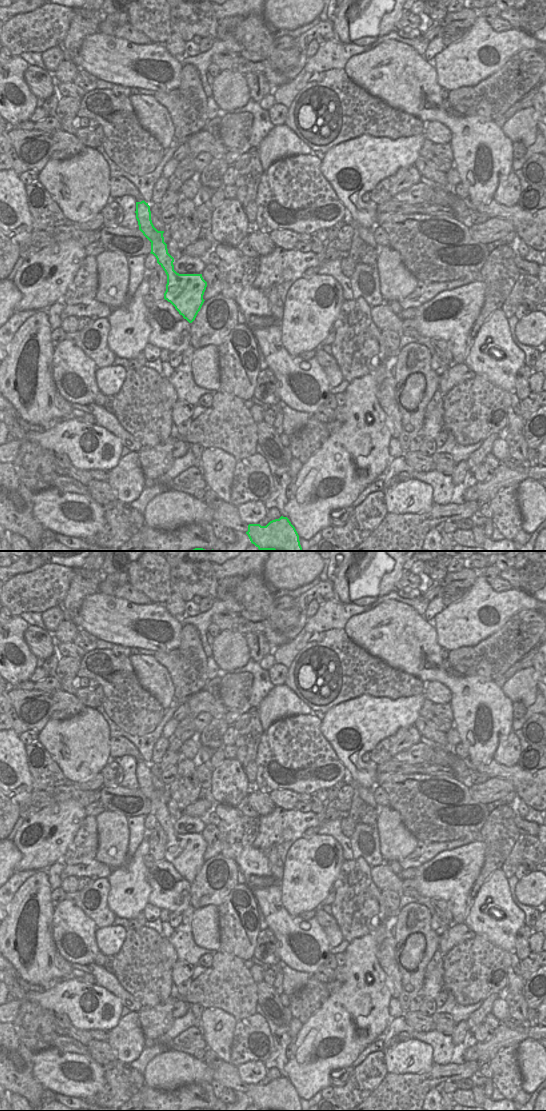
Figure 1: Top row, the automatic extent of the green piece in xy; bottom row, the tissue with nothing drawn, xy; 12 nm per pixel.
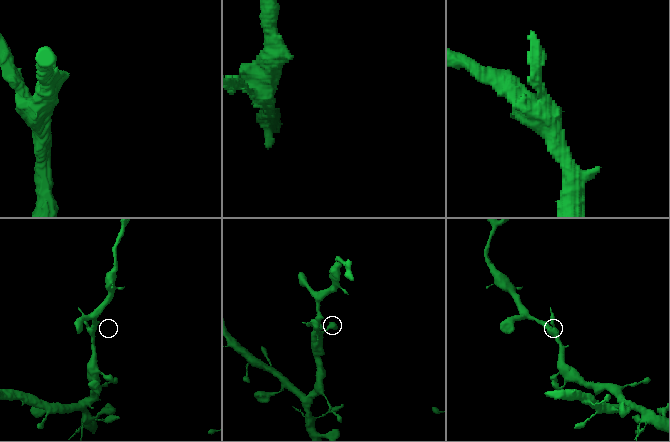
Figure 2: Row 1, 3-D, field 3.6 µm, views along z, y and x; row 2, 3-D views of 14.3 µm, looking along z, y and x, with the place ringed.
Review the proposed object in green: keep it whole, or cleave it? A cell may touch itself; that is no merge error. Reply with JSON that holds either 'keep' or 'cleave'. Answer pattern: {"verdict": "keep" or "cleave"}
{"verdict": "keep"}

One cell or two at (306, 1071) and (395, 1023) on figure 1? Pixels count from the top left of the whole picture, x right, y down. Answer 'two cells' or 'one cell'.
two cells

